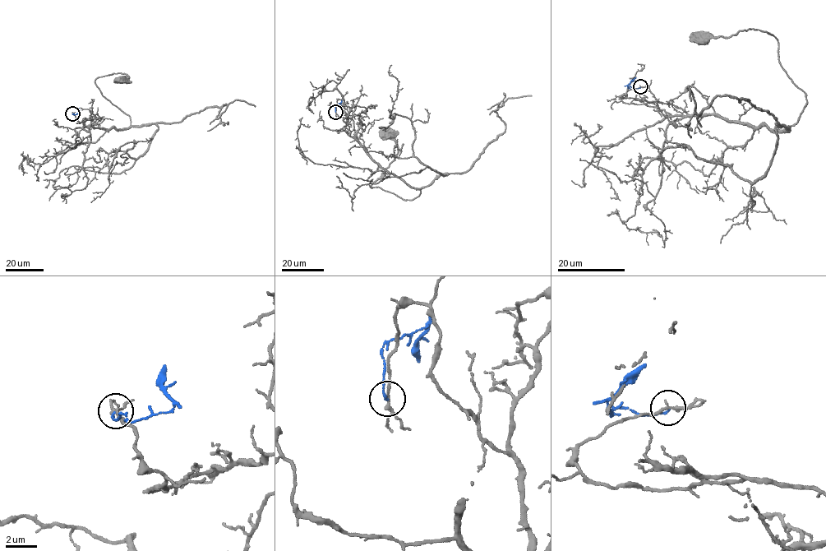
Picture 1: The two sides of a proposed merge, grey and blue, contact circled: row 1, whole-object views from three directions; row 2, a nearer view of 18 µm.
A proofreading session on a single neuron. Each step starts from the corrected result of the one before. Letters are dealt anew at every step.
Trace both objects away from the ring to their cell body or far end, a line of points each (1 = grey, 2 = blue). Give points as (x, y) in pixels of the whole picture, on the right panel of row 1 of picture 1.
1: (641, 87), (620, 99), (771, 129), (797, 122), (804, 92), (782, 66), (774, 35), (699, 38)
2: (641, 87), (628, 88), (635, 77)

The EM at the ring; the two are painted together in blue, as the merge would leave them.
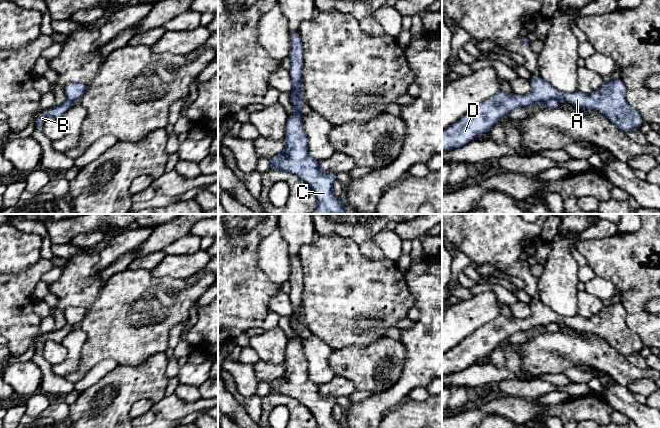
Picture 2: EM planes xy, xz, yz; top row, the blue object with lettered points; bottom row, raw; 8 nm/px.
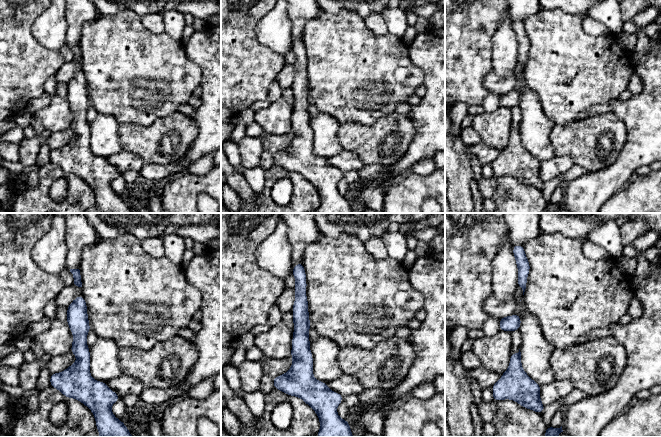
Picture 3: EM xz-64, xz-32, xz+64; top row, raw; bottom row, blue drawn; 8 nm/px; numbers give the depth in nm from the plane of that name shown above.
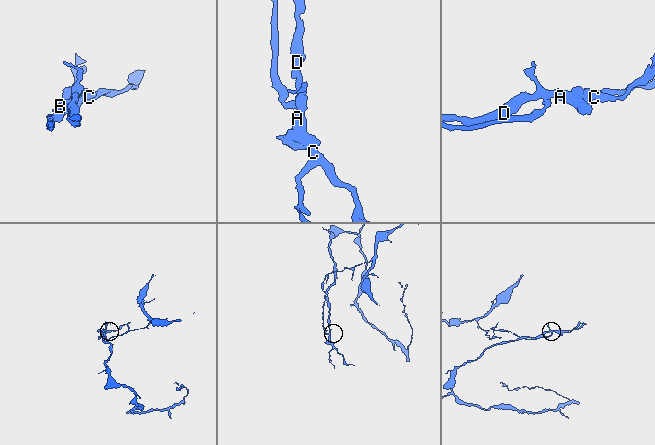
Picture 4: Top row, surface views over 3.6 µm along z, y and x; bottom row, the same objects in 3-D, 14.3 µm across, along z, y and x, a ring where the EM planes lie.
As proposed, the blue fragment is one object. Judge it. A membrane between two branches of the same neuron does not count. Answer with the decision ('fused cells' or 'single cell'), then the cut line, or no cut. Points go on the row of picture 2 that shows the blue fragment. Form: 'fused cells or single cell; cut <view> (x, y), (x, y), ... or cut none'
fused cells; cut xz (290, 93), (304, 102)

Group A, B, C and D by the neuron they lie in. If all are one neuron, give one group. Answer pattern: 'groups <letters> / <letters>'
groups A C D / B

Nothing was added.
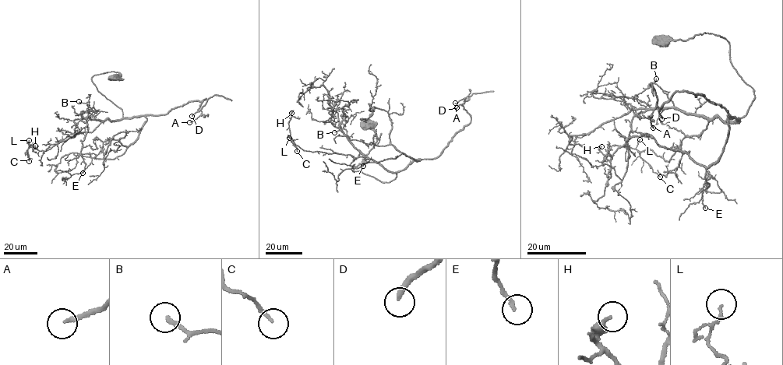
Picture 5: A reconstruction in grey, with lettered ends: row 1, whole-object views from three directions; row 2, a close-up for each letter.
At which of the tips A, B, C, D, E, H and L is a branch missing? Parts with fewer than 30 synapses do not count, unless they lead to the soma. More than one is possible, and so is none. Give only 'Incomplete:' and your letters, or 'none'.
Incomplete: A, D

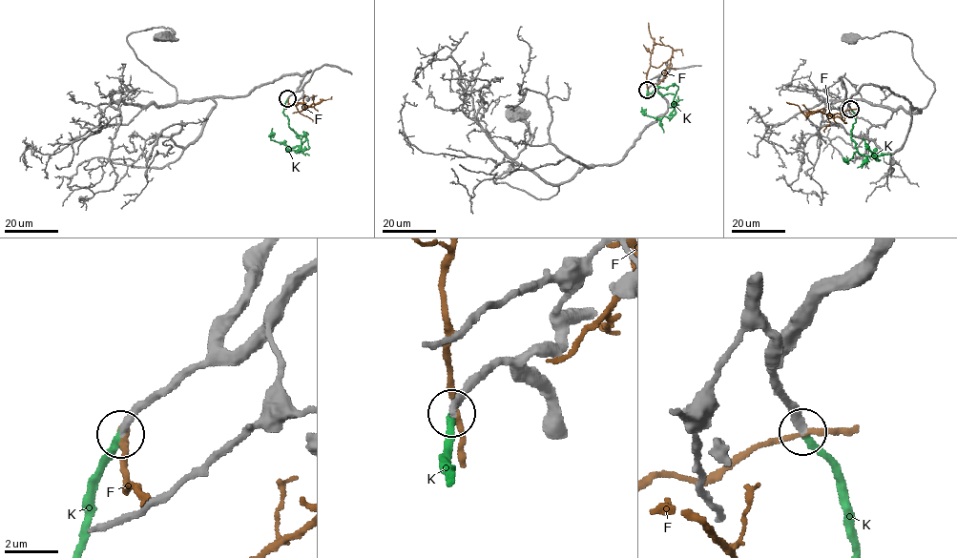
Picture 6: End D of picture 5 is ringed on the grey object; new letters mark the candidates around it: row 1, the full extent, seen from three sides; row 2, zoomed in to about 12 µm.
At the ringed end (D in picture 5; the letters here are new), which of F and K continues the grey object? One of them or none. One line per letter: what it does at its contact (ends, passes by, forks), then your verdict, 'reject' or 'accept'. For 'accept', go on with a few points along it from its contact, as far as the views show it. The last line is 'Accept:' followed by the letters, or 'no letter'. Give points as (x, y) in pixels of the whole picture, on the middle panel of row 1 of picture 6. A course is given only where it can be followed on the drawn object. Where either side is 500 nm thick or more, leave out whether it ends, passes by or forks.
F: it passes by; reject
K: it ends there; accept; it runs (647, 90), (647, 96), (653, 92), (675, 94), (676, 113), (670, 118), (649, 116), (643, 114), (641, 107)
Accept: K

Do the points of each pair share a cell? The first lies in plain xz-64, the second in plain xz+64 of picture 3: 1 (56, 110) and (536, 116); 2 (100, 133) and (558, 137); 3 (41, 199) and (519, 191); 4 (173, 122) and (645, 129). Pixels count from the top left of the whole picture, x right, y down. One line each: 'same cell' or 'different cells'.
1: different cells
2: different cells
3: same cell
4: different cells

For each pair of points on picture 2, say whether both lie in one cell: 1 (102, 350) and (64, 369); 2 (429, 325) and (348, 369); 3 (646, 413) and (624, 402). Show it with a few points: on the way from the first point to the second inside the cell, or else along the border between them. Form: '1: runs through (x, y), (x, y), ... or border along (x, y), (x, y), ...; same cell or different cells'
1: border along (86, 338), (81, 349), (78, 367), (64, 377); different cells
2: border along (398, 339), (405, 349), (405, 364); different cells
3: runs through (641, 413), (629, 406); same cell

